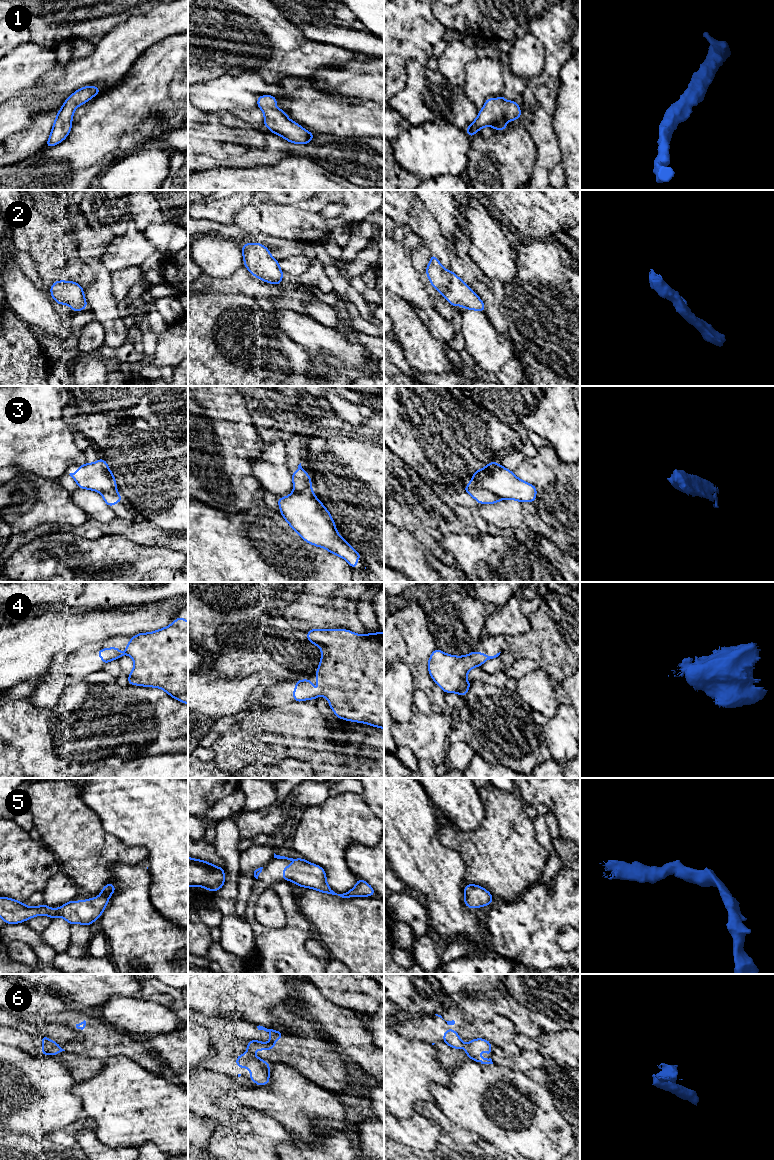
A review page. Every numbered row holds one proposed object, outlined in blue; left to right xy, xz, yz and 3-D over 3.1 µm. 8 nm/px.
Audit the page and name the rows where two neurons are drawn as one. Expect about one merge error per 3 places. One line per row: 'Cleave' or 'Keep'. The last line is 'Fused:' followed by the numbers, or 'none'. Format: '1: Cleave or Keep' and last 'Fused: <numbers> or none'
1: Keep
2: Keep
3: Cleave
4: Keep
5: Keep
6: Cleave
Fused: 3, 6

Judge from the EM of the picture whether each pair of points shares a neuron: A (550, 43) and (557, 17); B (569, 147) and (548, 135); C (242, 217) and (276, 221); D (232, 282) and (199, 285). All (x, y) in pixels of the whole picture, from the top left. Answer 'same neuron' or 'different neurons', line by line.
A: same neuron
B: different neurons
C: same neuron
D: same neuron

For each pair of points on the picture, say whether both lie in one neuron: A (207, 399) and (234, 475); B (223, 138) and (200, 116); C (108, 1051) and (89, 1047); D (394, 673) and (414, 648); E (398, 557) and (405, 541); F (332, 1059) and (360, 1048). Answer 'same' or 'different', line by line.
A: same
B: different
C: same
D: different
E: same
F: different

